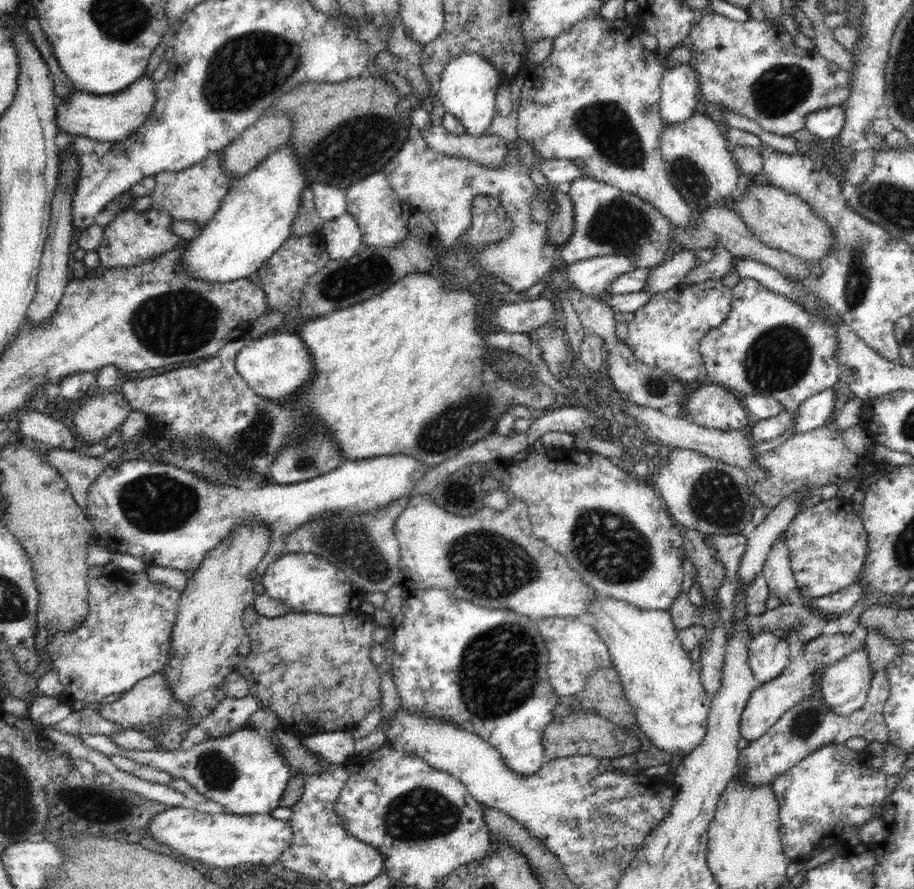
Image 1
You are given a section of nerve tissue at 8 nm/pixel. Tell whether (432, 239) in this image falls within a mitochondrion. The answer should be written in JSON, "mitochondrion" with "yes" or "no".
{"mitochondrion":"no"}

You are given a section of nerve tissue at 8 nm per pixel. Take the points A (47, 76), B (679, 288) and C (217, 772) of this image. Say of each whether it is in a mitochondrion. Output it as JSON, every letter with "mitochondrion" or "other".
{"A":"other","B":"other","C":"mitochondrion"}

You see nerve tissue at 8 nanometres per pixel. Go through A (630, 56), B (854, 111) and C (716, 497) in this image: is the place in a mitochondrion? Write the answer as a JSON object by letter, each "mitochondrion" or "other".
{"A":"other","B":"other","C":"mitochondrion"}

